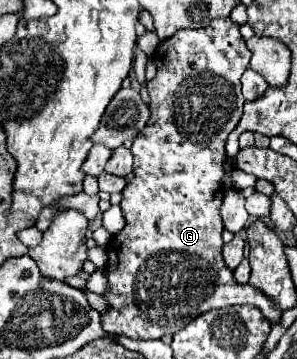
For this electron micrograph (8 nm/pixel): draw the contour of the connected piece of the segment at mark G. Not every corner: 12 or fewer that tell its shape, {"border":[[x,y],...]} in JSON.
{"border":[[238,24],[154,52],[106,332],[176,334],[278,306],[222,260]]}

